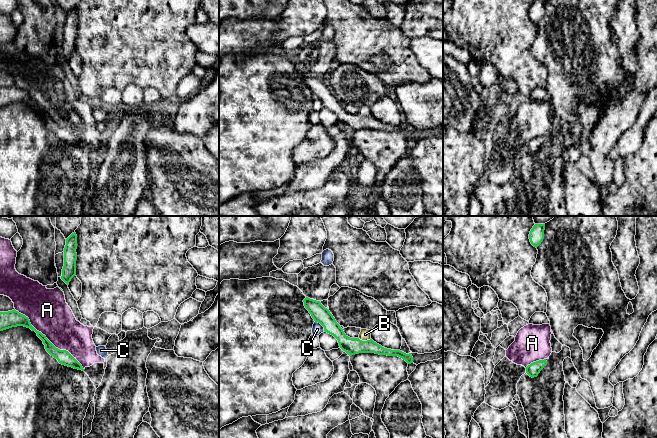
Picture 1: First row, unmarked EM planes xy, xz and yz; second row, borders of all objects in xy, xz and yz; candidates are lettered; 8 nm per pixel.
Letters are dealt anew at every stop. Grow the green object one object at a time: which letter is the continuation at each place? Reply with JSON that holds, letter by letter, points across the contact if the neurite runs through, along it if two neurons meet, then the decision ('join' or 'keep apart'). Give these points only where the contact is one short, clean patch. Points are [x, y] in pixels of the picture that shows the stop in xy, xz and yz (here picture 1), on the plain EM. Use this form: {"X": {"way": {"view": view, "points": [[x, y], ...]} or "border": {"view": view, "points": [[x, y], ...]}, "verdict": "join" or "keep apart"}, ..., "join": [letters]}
{"A": {"verdict": "keep apart"}, "B": {"border": {"view": "xz", "points": [[358, 113], [362, 116], [370, 115]]}, "verdict": "keep apart"}, "C": {"border": {"view": "xz", "points": [[315, 97], [324, 106]]}, "verdict": "keep apart"}, "join": []}

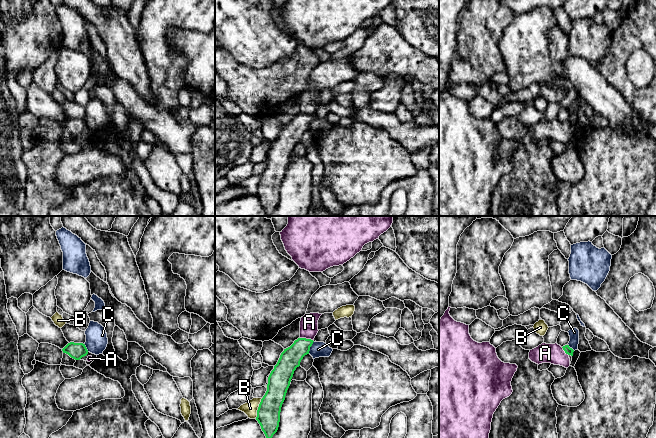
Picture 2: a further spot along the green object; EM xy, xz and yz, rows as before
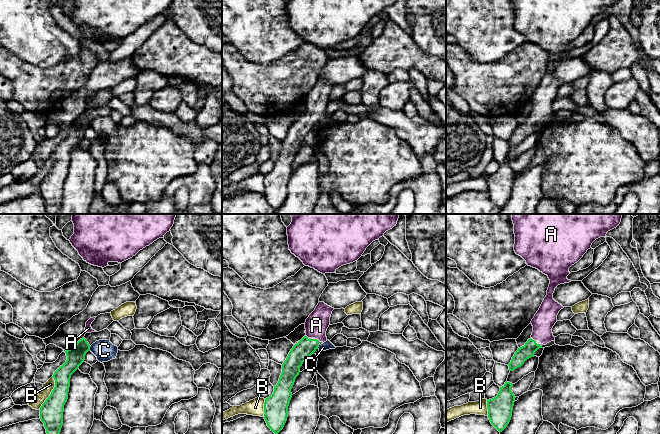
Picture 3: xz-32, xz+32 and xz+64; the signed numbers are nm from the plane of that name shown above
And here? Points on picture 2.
{"A": {"way": {"view": "xz", "points": [[290, 134], [301, 123], [305, 114], [309, 98]]}, "verdict": "join"}, "B": {"verdict": "keep apart"}, "C": {"border": {"view": "xz", "points": [[313, 117], [308, 129]]}, "verdict": "keep apart"}, "join": ["A"]}

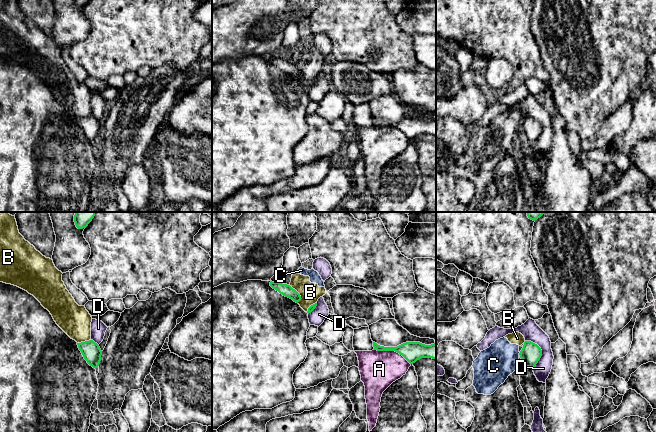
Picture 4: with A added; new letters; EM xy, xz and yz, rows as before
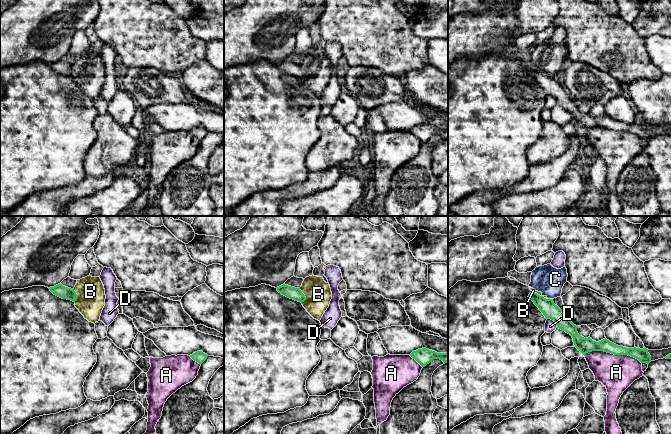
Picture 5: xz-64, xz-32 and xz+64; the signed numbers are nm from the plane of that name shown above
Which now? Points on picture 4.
{"A": {"verdict": "keep apart"}, "B": {"verdict": "keep apart"}, "C": {"border": {"view": "yz", "points": [[520, 128], [518, 130]]}, "verdict": "keep apart"}, "D": {"verdict": "keep apart"}, "join": []}

